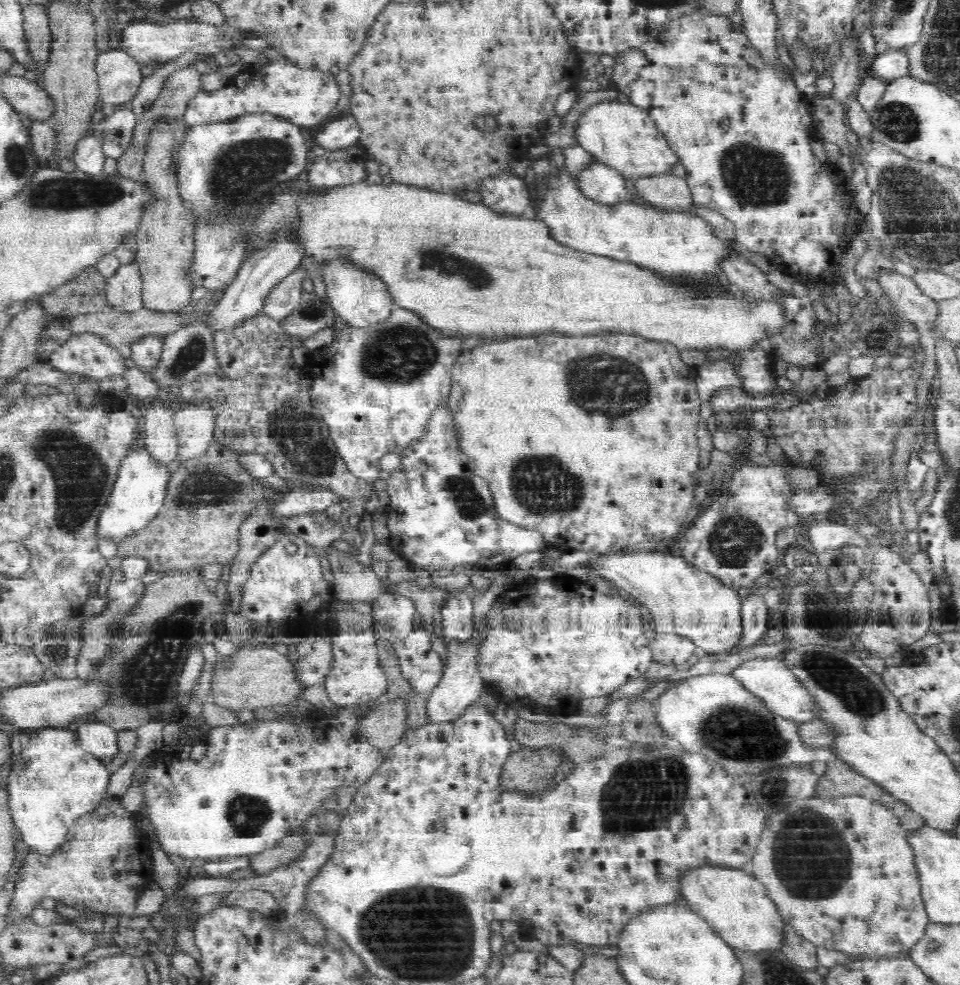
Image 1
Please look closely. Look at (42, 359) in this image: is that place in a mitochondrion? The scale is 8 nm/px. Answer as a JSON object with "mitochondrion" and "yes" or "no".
{"mitochondrion":"no"}

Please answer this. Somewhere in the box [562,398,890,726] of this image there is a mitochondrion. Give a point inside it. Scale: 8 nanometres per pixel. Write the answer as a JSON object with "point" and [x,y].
{"point":[855,691]}

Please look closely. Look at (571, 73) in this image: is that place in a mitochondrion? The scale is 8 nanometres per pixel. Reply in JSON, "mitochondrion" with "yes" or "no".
{"mitochondrion":"no"}

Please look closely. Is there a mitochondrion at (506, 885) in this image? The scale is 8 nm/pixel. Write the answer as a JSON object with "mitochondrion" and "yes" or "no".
{"mitochondrion":"no"}

